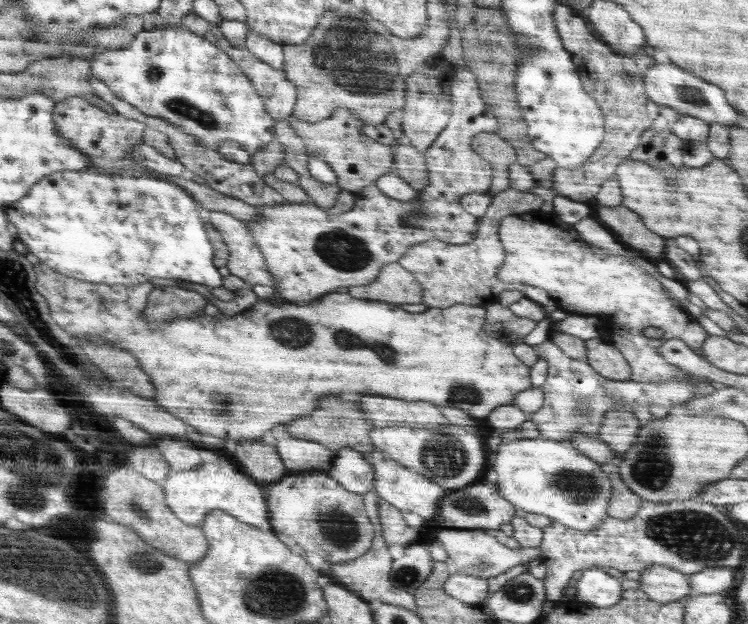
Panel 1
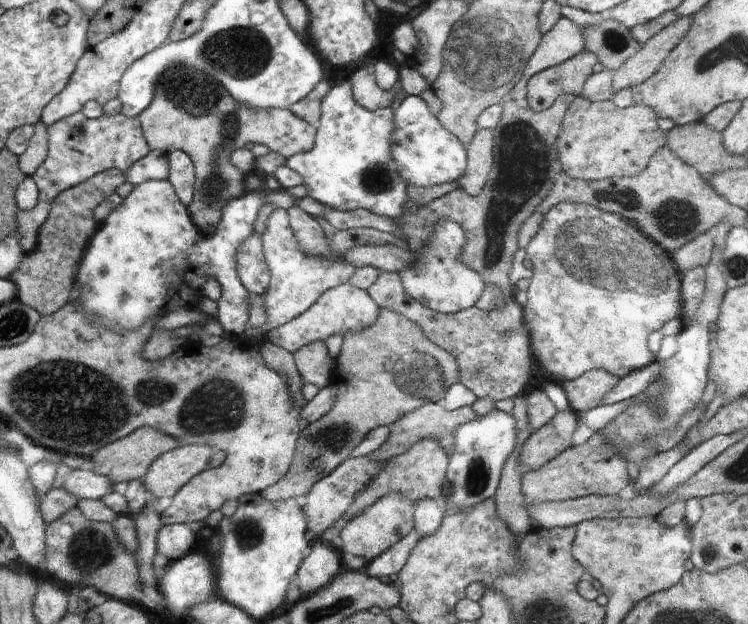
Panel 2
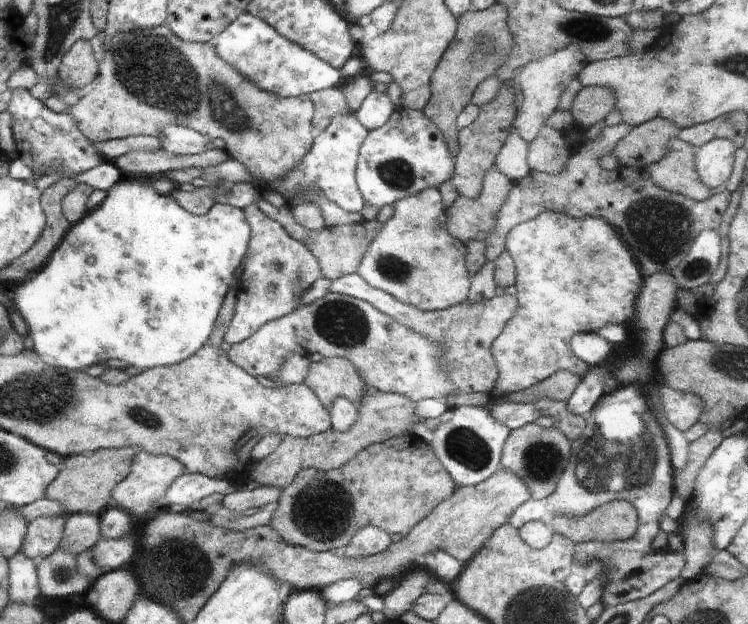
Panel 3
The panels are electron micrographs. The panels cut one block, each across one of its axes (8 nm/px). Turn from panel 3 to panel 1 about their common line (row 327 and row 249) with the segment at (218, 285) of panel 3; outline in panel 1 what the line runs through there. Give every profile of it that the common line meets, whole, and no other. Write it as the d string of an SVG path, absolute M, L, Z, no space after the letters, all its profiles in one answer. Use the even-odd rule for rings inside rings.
M62 171L55 172L54 175L48 176L36 184L30 193L22 200L6 205L8 221L16 224L20 228L20 240L28 246L31 252L51 265L52 268L66 274L66 276L74 276L78 280L88 280L88 282L103 284L126 284L126 286L138 286L144 282L150 282L152 278L173 278L176 281L185 280L194 284L206 285L210 288L222 286L222 278L218 274L218 266L215 264L215 248L211 243L211 239L207 236L206 224L200 220L198 214L198 204L195 197L192 196L186 188L170 182L169 180L161 180L155 176L134 174L109 175L108 173L92 172L92 171Z

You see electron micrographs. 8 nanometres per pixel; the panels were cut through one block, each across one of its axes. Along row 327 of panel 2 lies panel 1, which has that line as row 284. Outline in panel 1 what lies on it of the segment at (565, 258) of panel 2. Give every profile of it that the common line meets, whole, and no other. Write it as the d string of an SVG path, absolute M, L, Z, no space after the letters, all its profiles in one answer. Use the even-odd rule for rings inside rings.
M547 207L504 218L499 227L499 239L506 249L506 256L496 277L500 281L522 282L544 289L557 308L564 312L595 315L607 321L610 327L601 328L598 337L615 345L623 353L633 370L633 381L688 382L694 388L696 397L716 392L710 379L688 373L664 359L658 349L664 340L682 339L694 352L699 353L709 333L690 316L684 316L684 312L680 314L680 305L675 305L673 296L630 256L614 256L584 242L574 226L562 222L562 218ZM648 326L661 328L663 336L655 339L642 335Z

